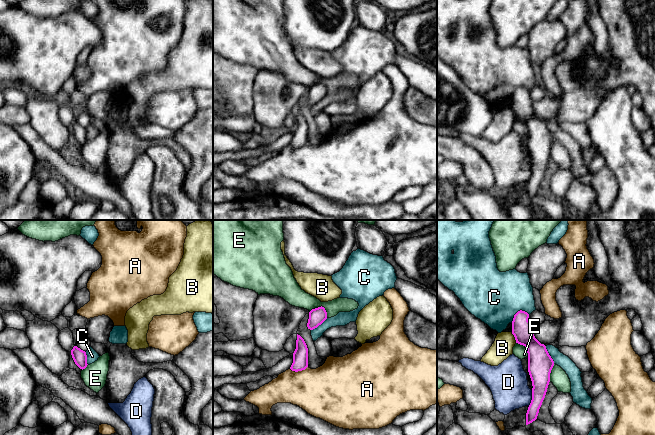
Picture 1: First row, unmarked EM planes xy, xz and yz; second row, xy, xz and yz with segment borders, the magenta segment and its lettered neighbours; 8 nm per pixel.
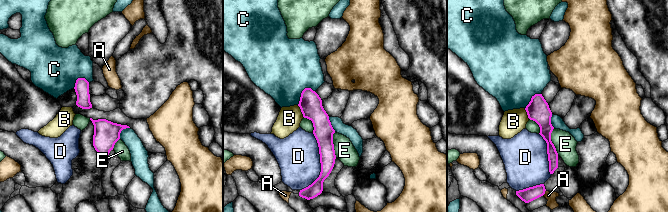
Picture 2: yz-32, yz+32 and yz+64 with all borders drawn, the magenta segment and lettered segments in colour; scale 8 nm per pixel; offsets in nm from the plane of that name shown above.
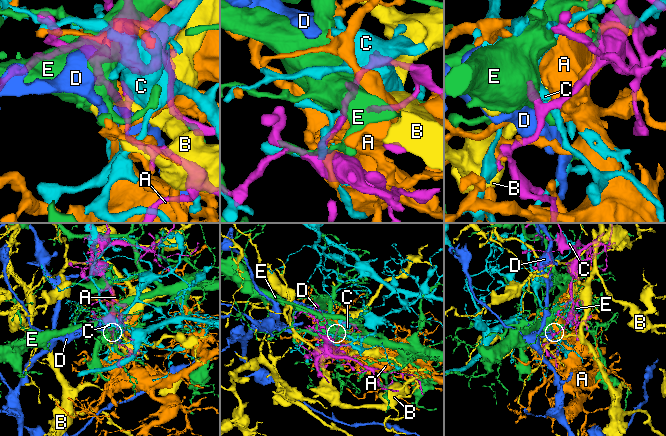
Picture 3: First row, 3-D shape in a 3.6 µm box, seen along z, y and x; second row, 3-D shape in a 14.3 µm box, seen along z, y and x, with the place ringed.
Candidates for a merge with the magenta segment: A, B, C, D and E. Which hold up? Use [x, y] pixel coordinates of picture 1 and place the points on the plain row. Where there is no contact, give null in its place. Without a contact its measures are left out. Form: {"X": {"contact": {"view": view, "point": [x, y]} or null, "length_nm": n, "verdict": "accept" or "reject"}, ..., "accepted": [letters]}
{"A": {"contact": {"view": "xz", "point": [298, 146]}, "length_nm": 150, "verdict": "reject"}, "B": {"contact": {"view": "yz", "point": [514, 112]}, "length_nm": 100, "verdict": "reject"}, "C": {"contact": {"view": "yz", "point": [518, 87]}, "length_nm": 170, "verdict": "accept"}, "D": {"contact": {"view": "yz", "point": [532, 174]}, "length_nm": 130, "verdict": "reject"}, "E": {"contact": {"view": "xz", "point": [321, 82]}, "length_nm": 160, "verdict": "reject"}, "accepted": ["C"]}

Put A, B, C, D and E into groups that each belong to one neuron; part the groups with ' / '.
A / B / C / D / E

